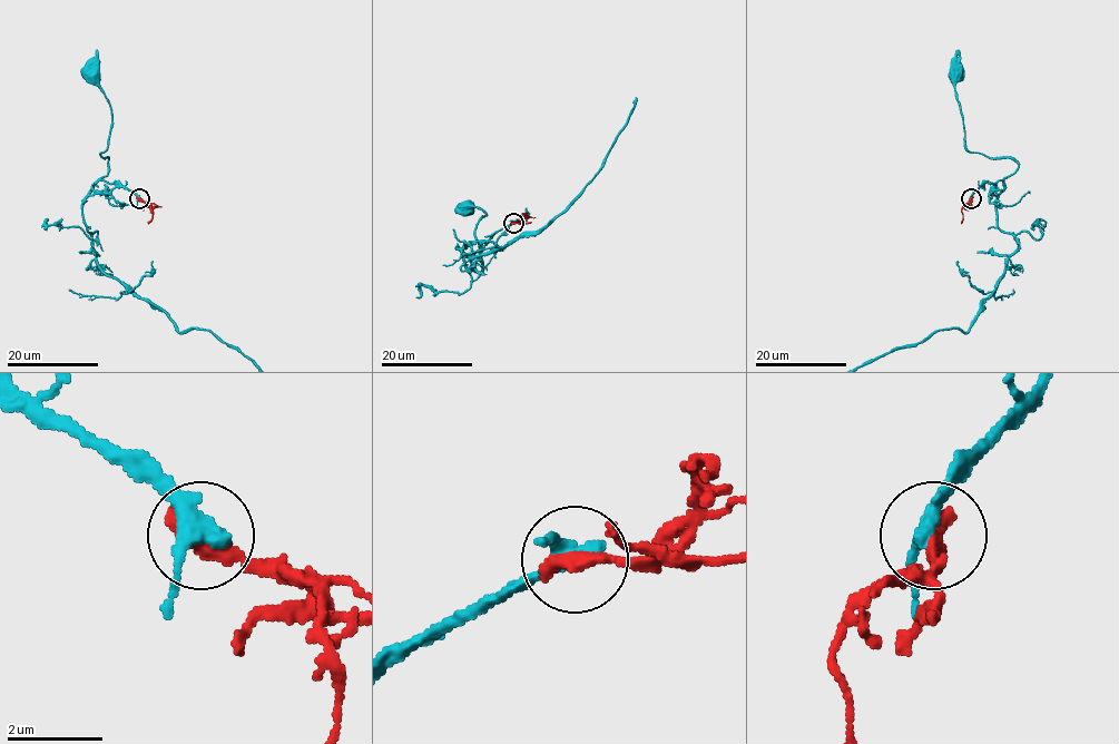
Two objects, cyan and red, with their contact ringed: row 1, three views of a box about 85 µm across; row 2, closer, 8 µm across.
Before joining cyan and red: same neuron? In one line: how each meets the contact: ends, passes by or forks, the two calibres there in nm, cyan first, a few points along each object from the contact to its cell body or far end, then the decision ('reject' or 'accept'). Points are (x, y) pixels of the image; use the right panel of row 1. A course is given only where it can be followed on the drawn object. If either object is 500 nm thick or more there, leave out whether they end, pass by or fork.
cyan passes by; red ends there; 360 nm thick on the cyan side, 480 nm on the other; cyan runs (970, 199), (984, 182), (1002, 179), (1018, 164), (965, 148), (952, 80), (955, 75); red runs (970, 199), (961, 209), (961, 223); reject

